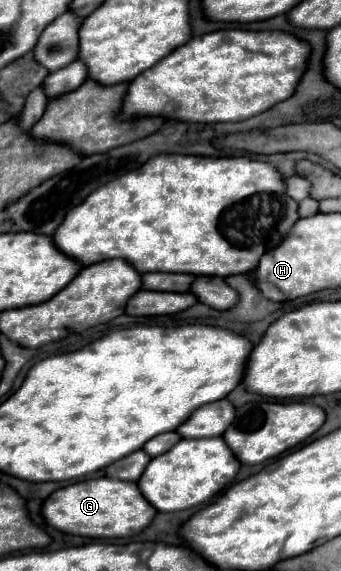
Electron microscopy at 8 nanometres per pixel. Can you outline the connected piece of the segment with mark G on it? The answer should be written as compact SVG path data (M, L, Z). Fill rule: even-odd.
M93 478L59 488L43 504L43 518L49 526L89 538L127 538L149 526L155 512L135 482L117 478Z

